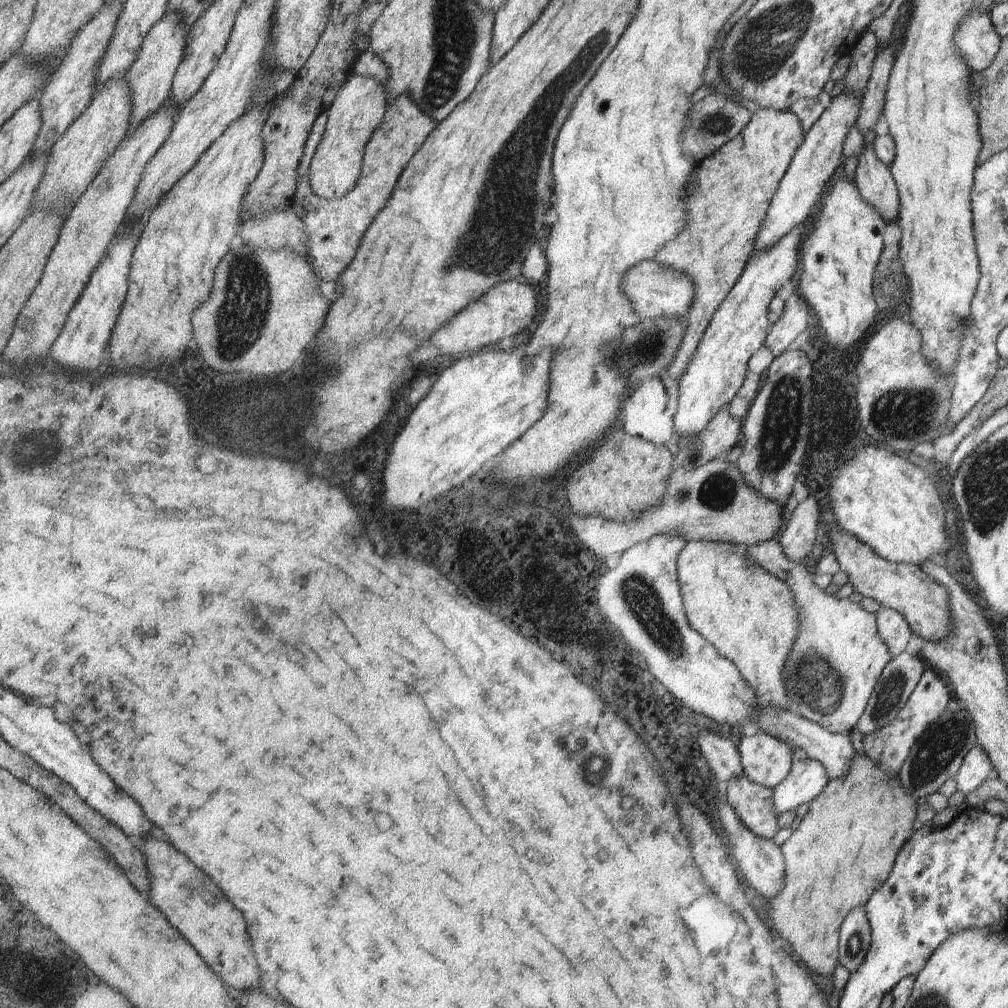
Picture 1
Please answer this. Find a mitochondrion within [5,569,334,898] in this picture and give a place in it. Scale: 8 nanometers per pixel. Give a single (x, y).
(194, 888)

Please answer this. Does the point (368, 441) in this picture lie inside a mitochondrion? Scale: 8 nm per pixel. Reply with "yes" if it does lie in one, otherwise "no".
no

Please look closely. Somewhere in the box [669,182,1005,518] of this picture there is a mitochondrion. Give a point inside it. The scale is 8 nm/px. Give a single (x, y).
(783, 423)

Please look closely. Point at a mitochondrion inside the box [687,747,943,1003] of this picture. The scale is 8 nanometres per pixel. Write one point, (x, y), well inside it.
(856, 943)

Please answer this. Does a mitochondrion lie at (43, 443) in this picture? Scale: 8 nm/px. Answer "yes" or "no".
yes

